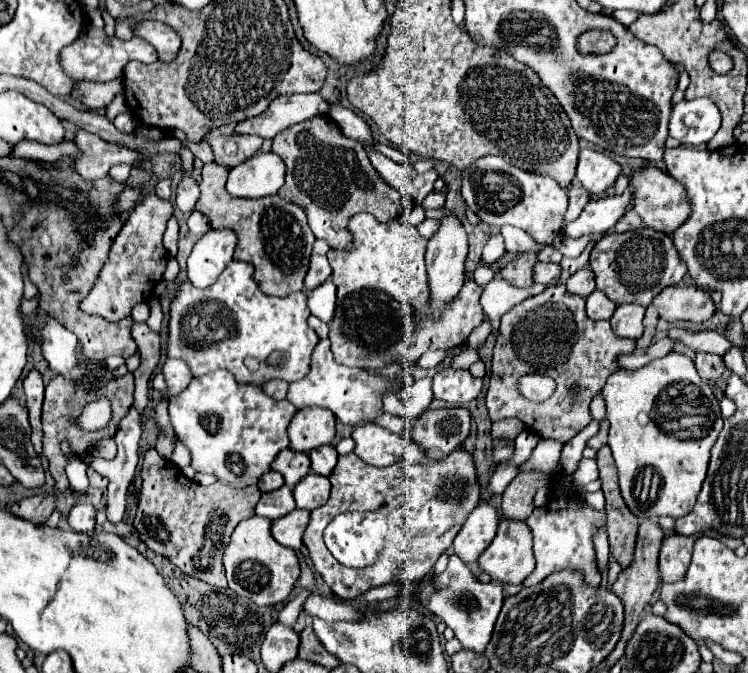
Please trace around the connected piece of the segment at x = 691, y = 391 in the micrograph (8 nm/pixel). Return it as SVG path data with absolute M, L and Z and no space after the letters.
M670 352L668 356L658 358L638 370L616 370L614 374L610 374L602 394L606 400L606 418L610 420L608 446L618 468L620 490L626 506L640 520L646 516L686 516L696 504L698 492L708 472L712 444L720 434L724 422L720 416L720 404L710 384L698 376L694 360L686 354Z

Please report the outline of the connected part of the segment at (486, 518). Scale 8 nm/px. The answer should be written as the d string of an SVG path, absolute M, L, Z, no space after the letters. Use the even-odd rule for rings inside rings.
M484 502L476 506L454 538L452 550L456 552L456 556L466 564L476 562L478 556L494 540L498 522L500 522L500 516L492 504Z

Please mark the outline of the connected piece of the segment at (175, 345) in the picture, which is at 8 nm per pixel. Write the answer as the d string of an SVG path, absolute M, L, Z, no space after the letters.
M232 260L232 264L228 264L228 268L224 268L224 272L218 276L216 284L208 288L194 288L184 280L176 290L174 300L170 302L166 358L184 360L192 376L204 376L212 370L224 368L232 372L240 384L262 386L270 380L284 380L290 384L304 378L310 370L312 348L318 342L316 332L306 324L306 318L310 316L306 296L304 292L294 292L286 298L266 296L254 282L252 272L252 264Z

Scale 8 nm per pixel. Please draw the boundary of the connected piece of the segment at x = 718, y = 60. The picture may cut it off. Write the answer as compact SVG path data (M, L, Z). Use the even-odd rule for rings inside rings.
M714 52L710 56L710 66L716 70L716 72L728 72L732 68L732 60L730 56L726 56L724 52Z

